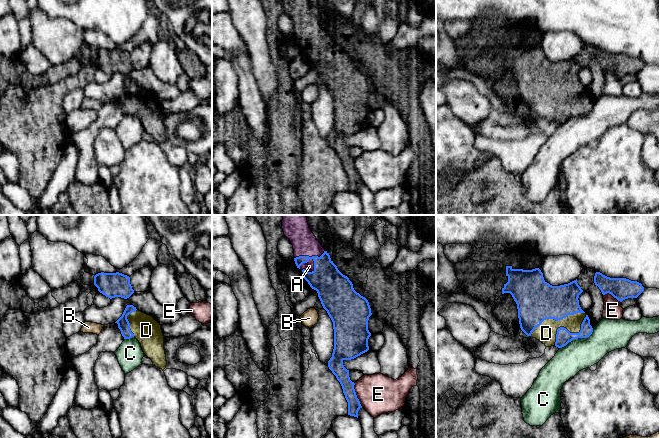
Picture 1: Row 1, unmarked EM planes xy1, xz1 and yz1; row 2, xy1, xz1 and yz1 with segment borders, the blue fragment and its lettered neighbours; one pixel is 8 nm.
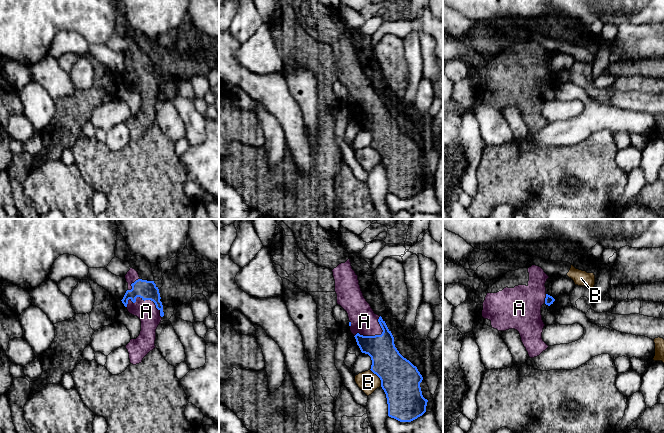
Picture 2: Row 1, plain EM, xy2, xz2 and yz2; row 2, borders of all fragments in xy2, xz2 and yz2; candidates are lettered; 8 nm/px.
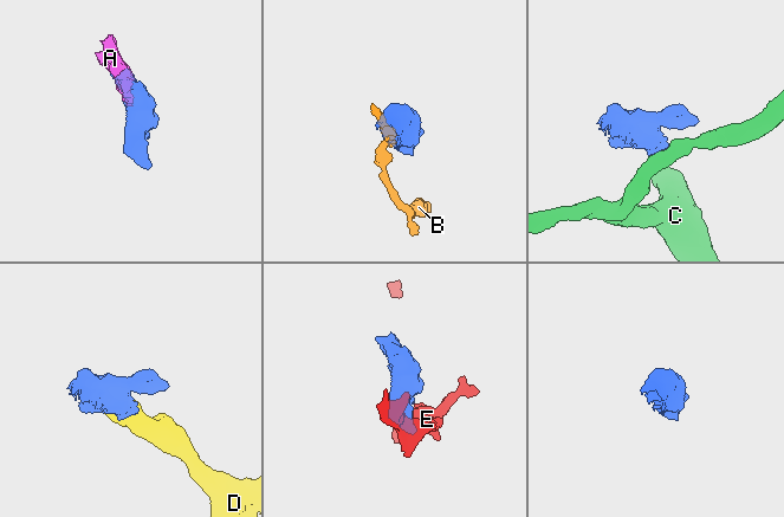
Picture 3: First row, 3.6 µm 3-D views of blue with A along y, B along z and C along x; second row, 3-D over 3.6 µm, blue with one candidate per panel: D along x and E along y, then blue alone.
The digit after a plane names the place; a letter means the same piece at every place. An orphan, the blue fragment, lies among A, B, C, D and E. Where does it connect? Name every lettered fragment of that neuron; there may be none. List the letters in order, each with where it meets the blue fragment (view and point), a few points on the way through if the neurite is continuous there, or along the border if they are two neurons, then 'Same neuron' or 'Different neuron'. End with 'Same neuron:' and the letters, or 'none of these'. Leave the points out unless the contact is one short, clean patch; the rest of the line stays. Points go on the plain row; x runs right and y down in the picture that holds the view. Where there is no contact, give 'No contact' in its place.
A: Touches blue at xz1 (308, 32). Same neuron
B: Touches blue at xz2 (379, 153). Boundary: xz2 (370, 145), (379, 154), (381, 162). Different neuron
C: Touches blue at yz1 (577, 114). Boundary: yz1 (593, 104), (593, 107), (588, 112), (574, 114), (559, 124). Different neuron
D: Touches blue at yz1 (556, 96). Same neuron
E: Touches blue at xz1 (356, 171). Boundary: xz1 (354, 159), (356, 173), (362, 182). Different neuron
Same neuron: A, D

